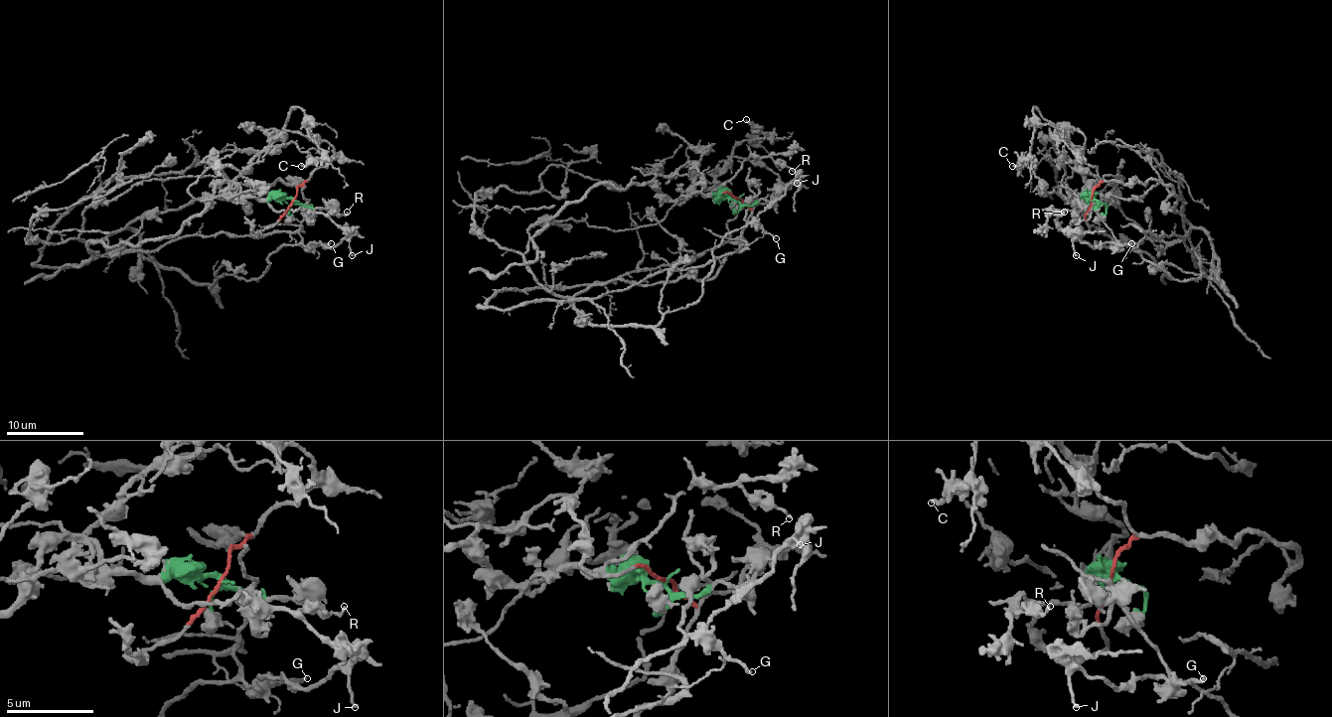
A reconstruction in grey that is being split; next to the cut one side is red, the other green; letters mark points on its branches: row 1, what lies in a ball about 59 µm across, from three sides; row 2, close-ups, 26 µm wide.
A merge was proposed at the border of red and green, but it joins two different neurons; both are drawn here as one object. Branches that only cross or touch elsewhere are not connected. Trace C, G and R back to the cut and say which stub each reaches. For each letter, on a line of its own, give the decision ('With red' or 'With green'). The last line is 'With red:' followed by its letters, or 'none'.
C: With green
G: With red
R: With green
With red: G

